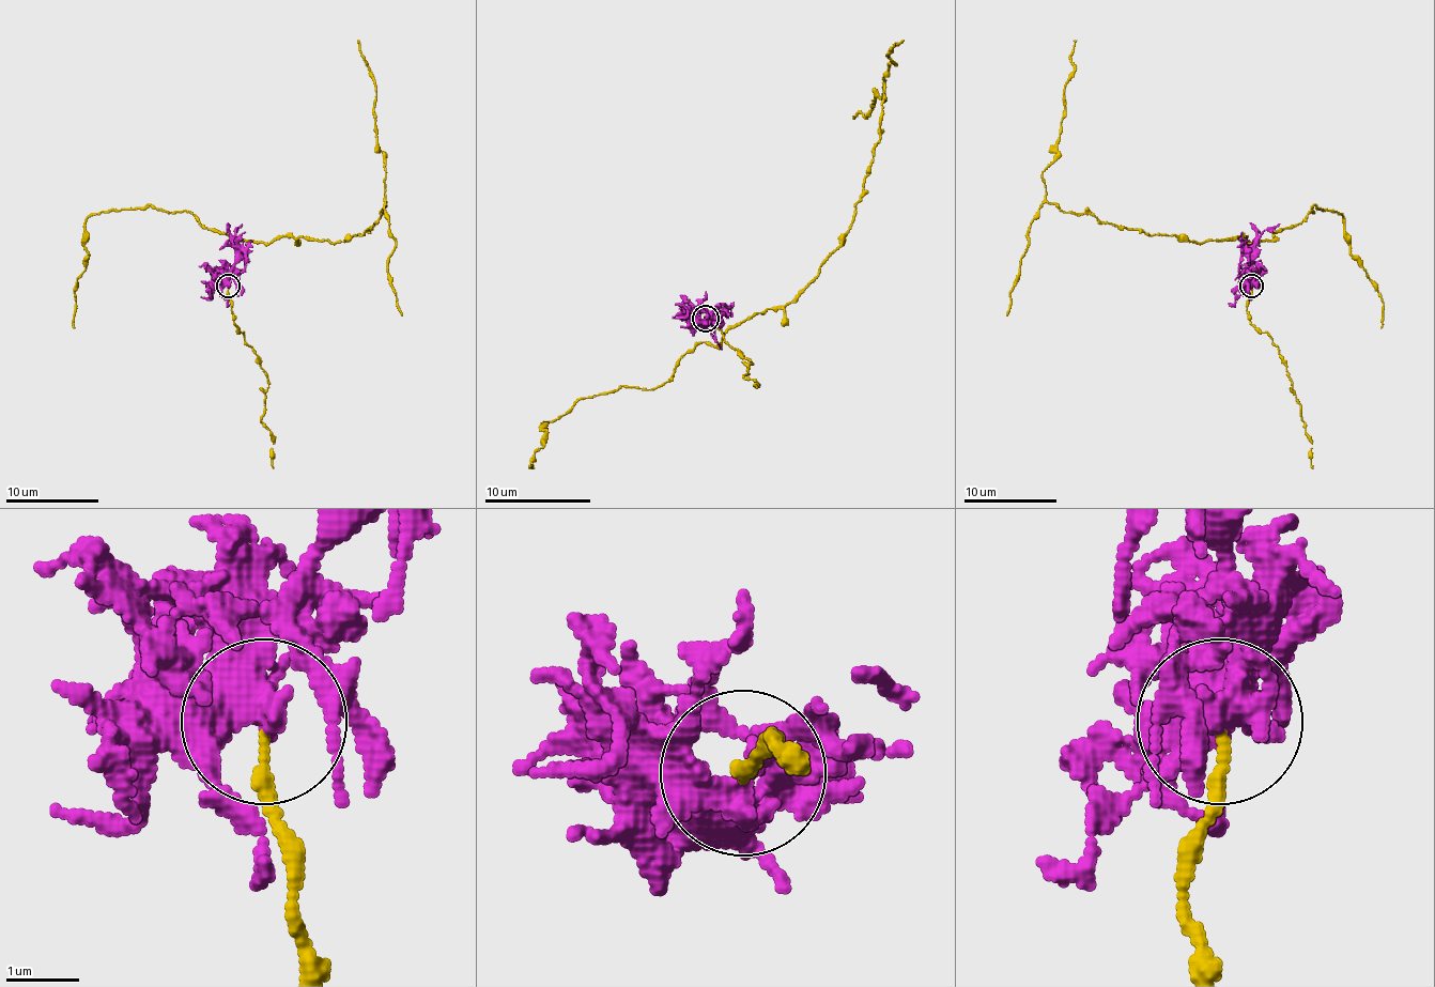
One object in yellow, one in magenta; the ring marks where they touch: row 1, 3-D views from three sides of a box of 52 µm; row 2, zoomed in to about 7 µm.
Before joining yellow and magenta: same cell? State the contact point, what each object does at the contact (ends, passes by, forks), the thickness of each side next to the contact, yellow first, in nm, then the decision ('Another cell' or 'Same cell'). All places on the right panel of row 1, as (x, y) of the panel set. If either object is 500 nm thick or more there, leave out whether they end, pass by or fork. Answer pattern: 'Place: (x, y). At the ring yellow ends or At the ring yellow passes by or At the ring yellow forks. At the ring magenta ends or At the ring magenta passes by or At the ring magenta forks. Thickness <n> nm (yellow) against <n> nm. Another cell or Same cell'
Place: (1251, 286). At the ring yellow ends. At the ring magenta forks. Thickness 180 nm (yellow) against 360 nm. Another cell

